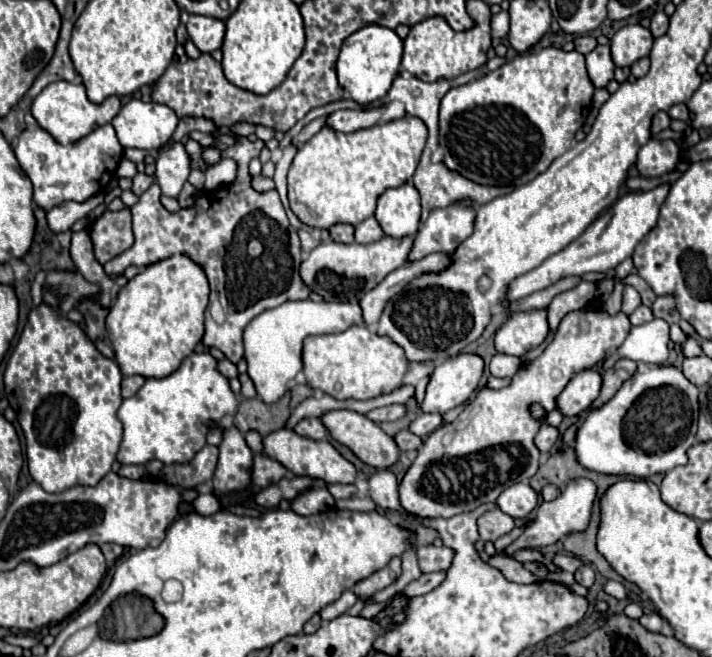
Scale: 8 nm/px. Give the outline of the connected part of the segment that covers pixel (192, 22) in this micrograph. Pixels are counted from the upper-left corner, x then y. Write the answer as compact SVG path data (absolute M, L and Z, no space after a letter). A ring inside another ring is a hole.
M190 16L186 24L190 40L200 52L214 52L224 40L224 22L210 16Z

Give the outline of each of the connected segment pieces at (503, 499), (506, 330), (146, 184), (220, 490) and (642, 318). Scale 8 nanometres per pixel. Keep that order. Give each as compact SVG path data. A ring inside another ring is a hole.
M518 482L500 494L496 504L512 518L526 518L538 506L538 492L530 484Z
M546 308L520 310L520 312L512 312L506 318L506 322L498 328L494 342L496 342L498 352L520 358L528 350L542 344L546 334L548 334L548 310Z
M140 172L140 174L136 174L134 176L134 184L132 184L132 190L140 196L142 192L146 192L150 186L154 184L154 176L148 176L148 174L144 174L144 172Z
M226 428L224 440L220 444L220 458L214 472L214 494L228 494L250 486L250 466L254 462L254 454L248 448L244 434L240 430Z
M638 306L638 308L630 314L632 326L640 326L640 324L644 324L644 322L650 322L652 318L654 318L654 314L652 314L652 310L646 308L646 306Z

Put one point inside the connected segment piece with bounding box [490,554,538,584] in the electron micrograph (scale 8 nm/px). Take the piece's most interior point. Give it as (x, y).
(511, 569)

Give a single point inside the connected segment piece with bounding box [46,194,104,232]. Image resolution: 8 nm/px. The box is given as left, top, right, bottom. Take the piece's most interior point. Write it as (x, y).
(62, 217)

